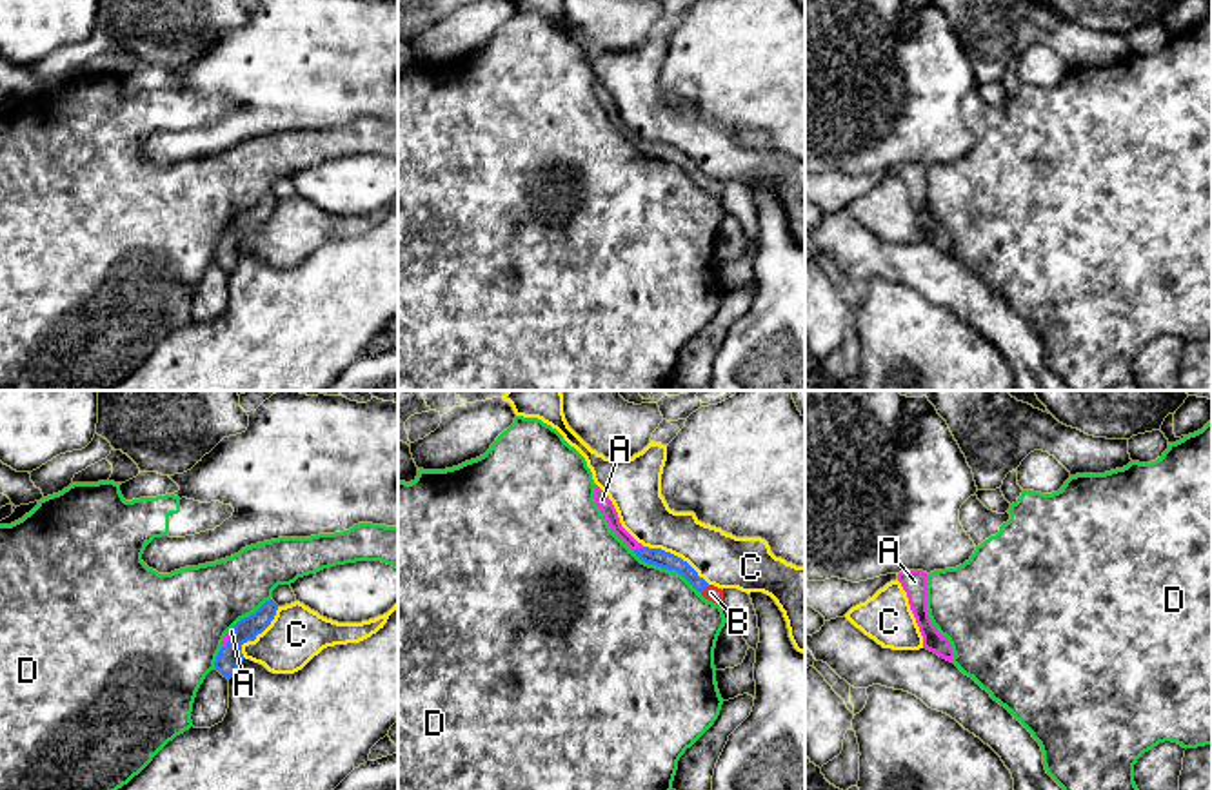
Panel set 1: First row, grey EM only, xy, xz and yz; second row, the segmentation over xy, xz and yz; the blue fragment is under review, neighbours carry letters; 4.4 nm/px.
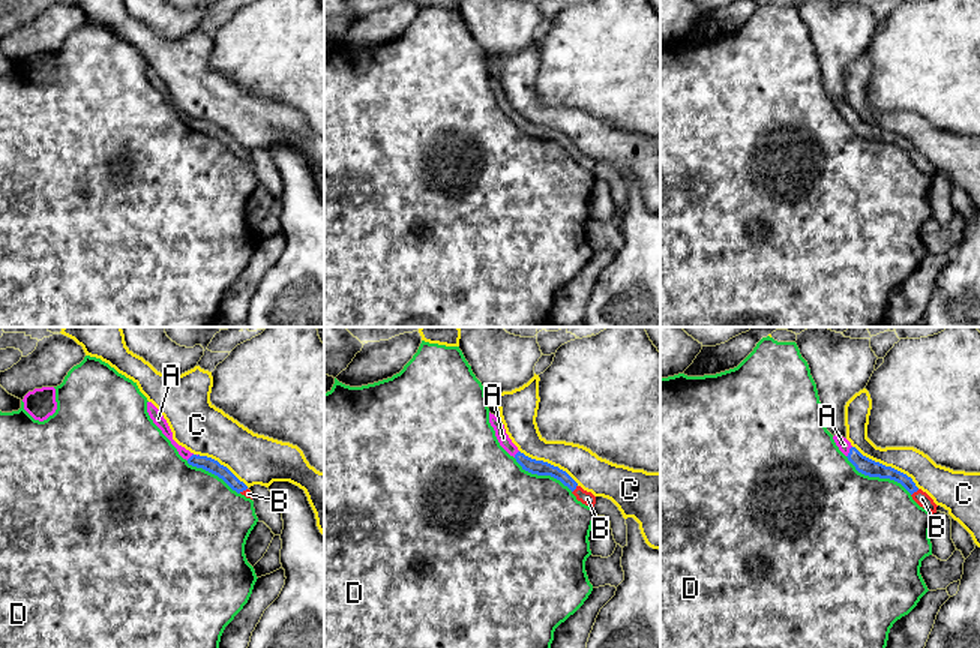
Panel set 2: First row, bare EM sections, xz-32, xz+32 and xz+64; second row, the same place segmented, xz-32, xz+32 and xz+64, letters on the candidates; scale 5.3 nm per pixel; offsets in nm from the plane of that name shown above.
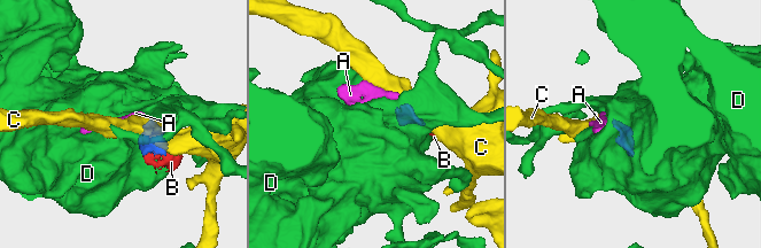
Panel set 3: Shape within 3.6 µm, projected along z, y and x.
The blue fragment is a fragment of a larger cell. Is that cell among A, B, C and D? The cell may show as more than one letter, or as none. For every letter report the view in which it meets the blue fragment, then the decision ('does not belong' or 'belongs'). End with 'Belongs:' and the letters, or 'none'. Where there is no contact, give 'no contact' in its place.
A: xz | belongs
B: xz | belongs
C: xz | does not belong
D: xz | does not belong
Belongs: A, B

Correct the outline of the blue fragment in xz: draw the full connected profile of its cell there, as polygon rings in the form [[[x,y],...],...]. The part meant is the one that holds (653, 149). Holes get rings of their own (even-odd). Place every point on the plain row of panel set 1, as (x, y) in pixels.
[[[596,78],[594,80],[594,94],[601,107],[605,109],[611,123],[645,156],[656,158],[667,163],[676,163],[681,167],[705,193],[721,198],[723,183],[709,178],[698,165],[681,151],[665,145],[661,142],[649,142],[638,136],[620,116],[618,105],[609,93],[609,89]]]

